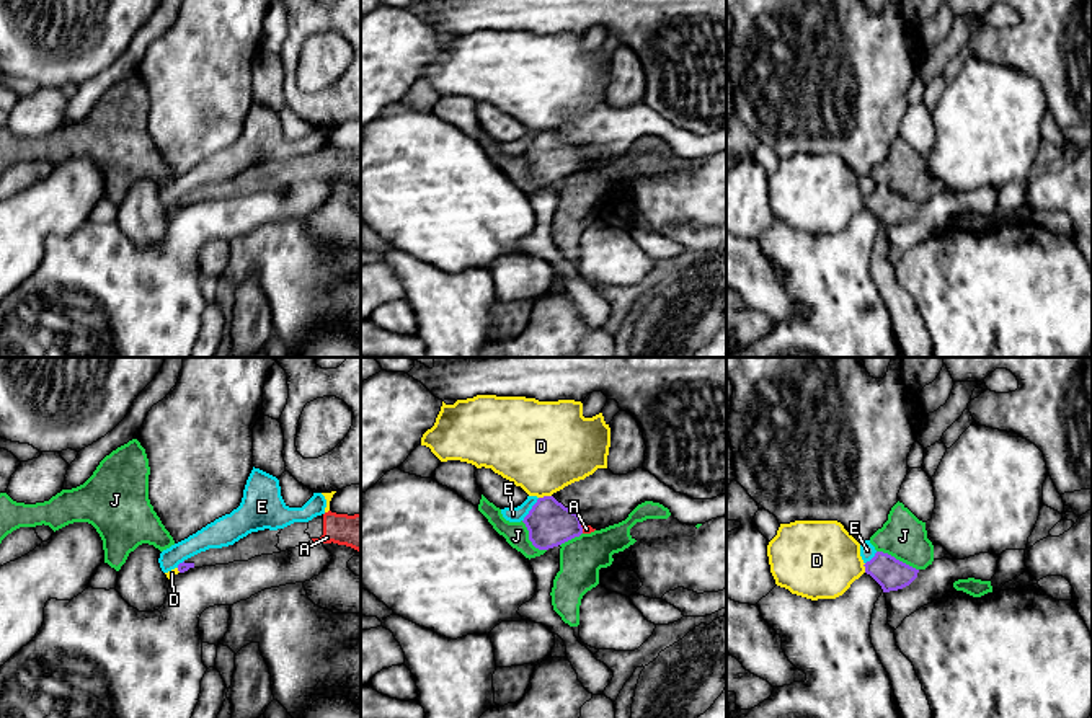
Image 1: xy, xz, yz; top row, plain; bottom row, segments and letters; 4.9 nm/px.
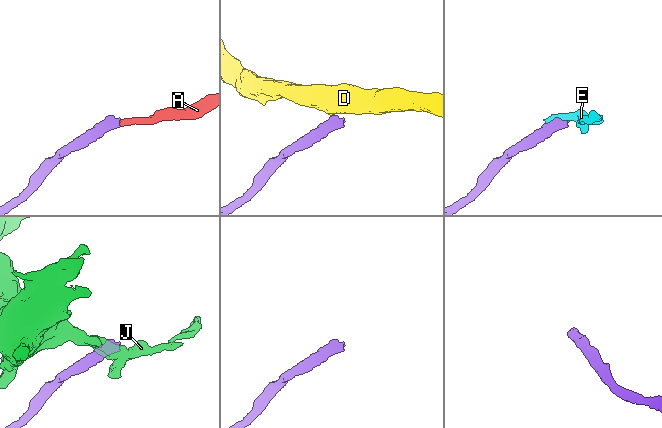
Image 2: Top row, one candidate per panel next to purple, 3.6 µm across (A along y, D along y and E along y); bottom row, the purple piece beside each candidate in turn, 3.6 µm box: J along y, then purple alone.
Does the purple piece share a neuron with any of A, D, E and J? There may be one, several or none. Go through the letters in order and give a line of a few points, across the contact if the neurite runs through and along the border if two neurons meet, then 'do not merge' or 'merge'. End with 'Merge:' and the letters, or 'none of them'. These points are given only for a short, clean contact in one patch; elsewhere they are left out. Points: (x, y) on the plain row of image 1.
A: line xz (549, 157), (581, 162), (586, 163); merge
D: line xz (550, 129), (539, 132); do not merge
E: line xz (539, 132), (523, 155); do not merge
J: line yz (877, 185), (887, 186), (918, 204); do not merge
Merge: A

